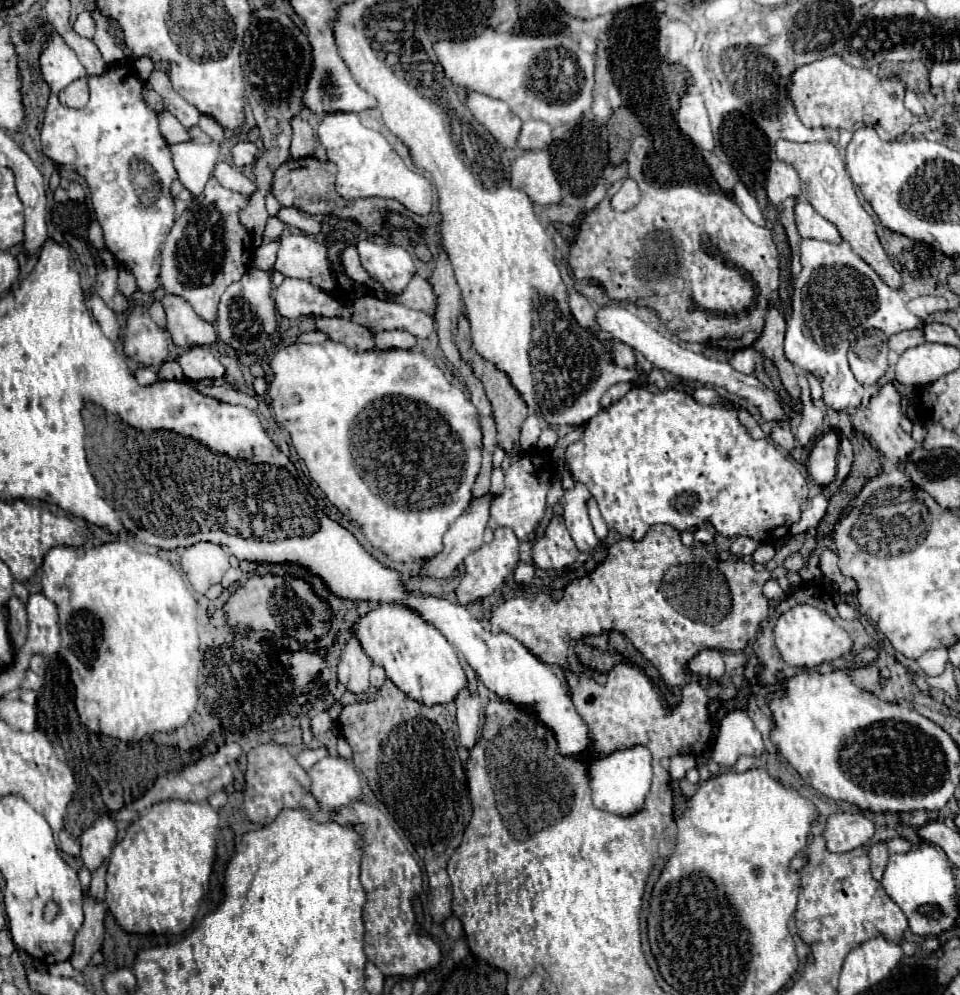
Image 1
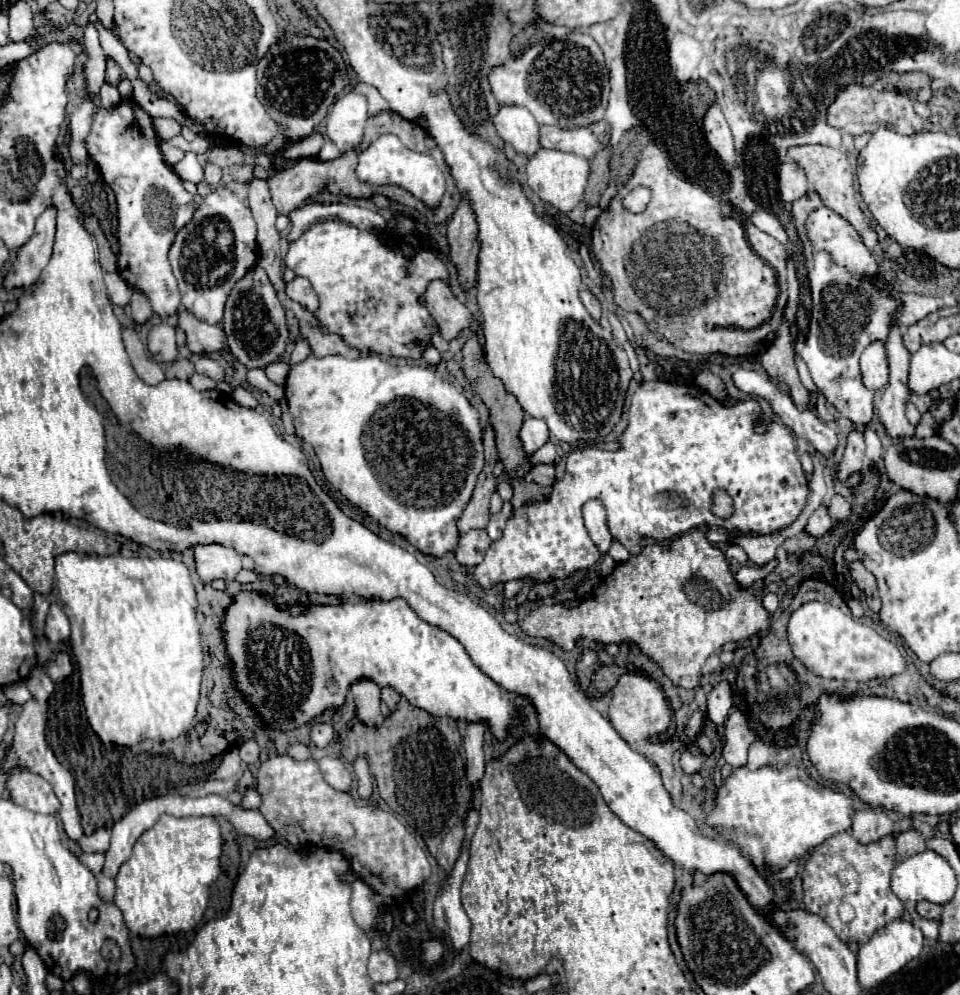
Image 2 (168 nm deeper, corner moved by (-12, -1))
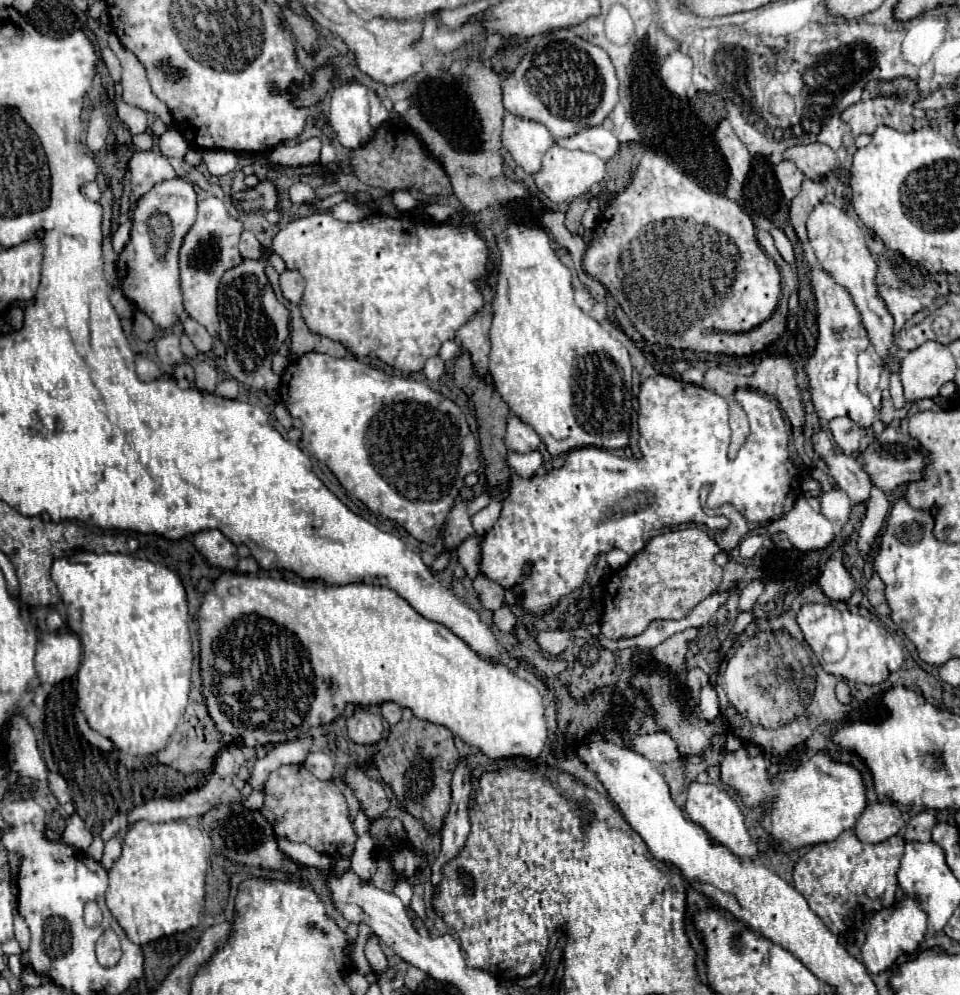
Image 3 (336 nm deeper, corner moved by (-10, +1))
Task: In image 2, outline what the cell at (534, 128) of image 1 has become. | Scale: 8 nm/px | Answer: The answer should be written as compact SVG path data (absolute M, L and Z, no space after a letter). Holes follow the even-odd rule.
M541 126L539 142L543 148L553 148L559 152L571 152L583 158L593 158L601 148L601 142L587 128L565 130L559 126Z

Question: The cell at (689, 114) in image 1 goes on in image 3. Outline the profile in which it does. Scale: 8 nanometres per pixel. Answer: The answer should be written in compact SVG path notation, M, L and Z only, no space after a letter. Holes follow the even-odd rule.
M727 120L719 122L715 138L717 138L717 144L719 144L721 152L725 154L725 160L729 164L729 168L731 168L731 174L739 182L743 182L747 178L747 174L749 174L751 160L753 160L747 146L737 138L737 134L731 130L731 124Z

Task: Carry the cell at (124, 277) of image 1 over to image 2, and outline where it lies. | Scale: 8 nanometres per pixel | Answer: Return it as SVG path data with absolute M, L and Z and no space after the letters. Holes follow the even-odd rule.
M133 290L133 296L131 296L131 316L133 316L133 320L137 324L143 324L143 322L147 322L153 316L149 298L141 290Z

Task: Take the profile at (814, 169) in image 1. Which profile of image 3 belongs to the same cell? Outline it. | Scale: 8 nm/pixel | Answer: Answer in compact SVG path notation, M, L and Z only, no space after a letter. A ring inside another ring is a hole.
M825 144L791 146L783 152L783 158L795 162L797 168L811 180L821 180L829 170L837 166L835 152Z

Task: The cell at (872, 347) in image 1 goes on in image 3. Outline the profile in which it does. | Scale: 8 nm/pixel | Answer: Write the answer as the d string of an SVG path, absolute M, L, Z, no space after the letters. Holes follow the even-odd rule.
M865 350L857 358L857 366L859 366L859 390L863 394L871 394L879 384L879 376L883 370L881 362L871 350Z

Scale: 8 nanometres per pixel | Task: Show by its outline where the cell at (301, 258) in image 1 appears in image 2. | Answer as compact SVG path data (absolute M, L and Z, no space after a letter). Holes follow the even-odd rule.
M325 220L313 224L307 232L303 232L303 236L297 242L289 244L287 268L291 268L297 276L307 278L319 294L321 304L317 310L317 318L321 320L323 330L339 334L349 346L359 348L361 352L377 352L395 358L417 360L421 358L423 348L429 346L431 334L437 330L435 320L429 316L427 308L417 300L431 280L447 280L445 264L429 250L421 250L407 260L401 252L385 248L379 236L373 232L359 230L341 220Z

